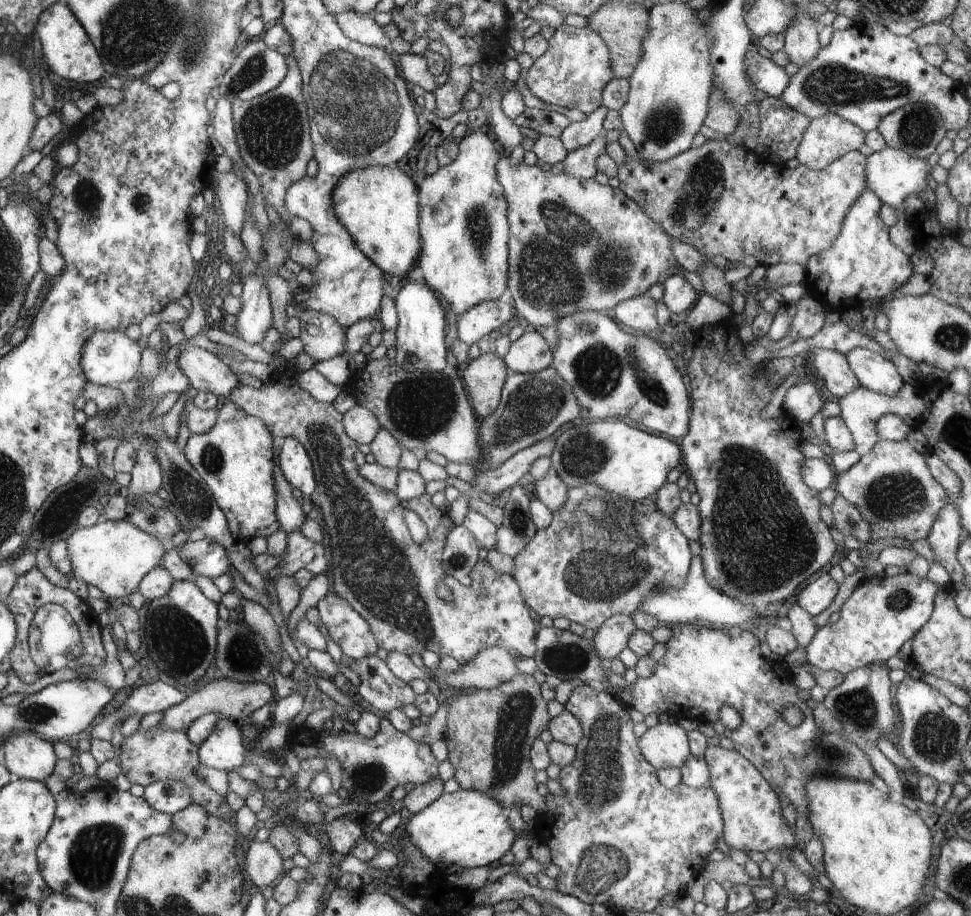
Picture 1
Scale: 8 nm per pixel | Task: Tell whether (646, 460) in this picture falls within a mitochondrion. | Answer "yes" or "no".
no

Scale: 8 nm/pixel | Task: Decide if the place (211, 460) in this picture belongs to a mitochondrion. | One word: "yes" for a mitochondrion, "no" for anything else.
yes

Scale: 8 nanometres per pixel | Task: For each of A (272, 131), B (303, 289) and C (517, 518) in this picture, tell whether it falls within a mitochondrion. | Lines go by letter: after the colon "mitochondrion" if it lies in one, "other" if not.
A: mitochondrion
B: other
C: mitochondrion

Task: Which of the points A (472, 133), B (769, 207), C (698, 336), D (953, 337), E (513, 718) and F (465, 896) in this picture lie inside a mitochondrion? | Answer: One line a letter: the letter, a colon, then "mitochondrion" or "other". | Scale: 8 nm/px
A: other
B: other
C: other
D: mitochondrion
E: mitochondrion
F: other

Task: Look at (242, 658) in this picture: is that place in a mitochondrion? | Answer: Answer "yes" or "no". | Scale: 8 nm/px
yes

